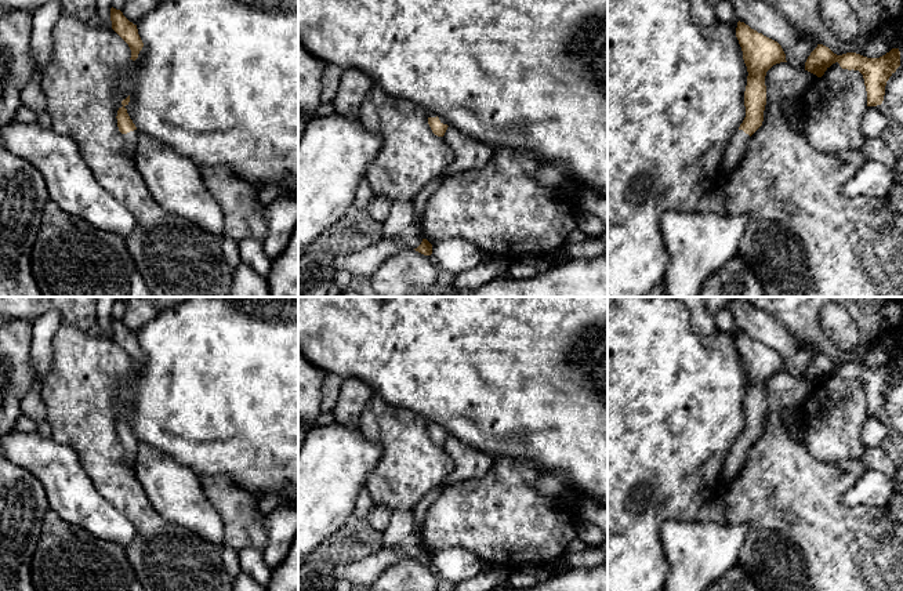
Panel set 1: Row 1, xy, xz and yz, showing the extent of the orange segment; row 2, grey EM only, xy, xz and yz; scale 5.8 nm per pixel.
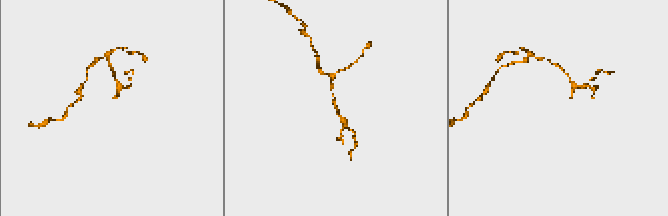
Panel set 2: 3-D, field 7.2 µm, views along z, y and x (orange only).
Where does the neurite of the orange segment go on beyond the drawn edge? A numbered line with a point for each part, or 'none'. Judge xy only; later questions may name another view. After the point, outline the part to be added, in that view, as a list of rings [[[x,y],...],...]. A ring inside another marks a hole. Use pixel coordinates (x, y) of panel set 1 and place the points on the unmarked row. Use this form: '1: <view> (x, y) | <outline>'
1: xy (130, 448) | [[[137,439],[123,443],[124,452],[127,454],[127,463],[130,465],[135,464],[139,442]]]

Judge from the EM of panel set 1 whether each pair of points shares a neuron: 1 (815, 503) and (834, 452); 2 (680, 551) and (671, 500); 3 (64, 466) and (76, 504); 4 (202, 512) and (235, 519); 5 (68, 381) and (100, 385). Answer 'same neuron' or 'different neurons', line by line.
1: different neurons
2: different neurons
3: same neuron
4: different neurons
5: same neuron

